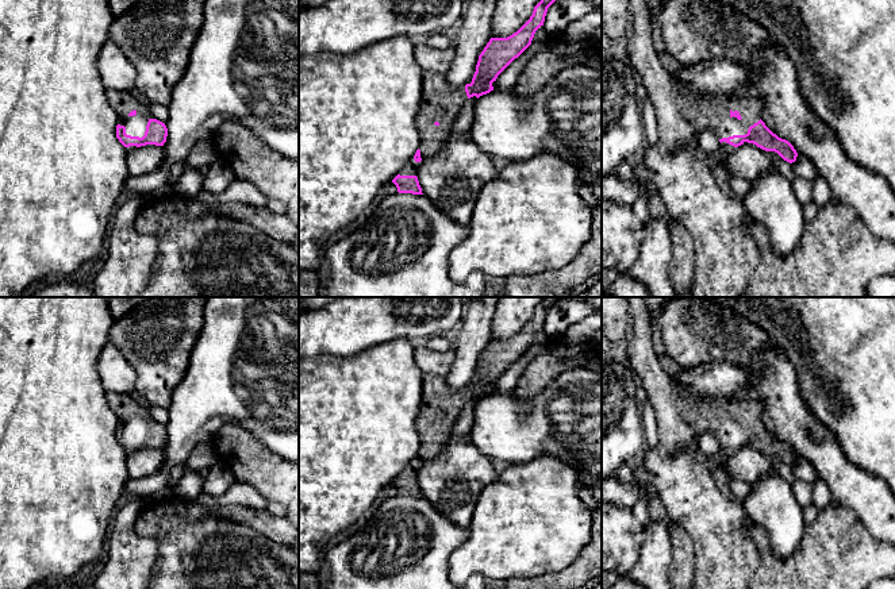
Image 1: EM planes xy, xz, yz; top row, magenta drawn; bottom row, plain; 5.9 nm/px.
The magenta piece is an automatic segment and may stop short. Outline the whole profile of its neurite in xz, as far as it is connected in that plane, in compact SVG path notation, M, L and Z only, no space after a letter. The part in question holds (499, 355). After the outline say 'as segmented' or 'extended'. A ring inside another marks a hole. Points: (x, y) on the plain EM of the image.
M543 297L541 304L534 309L530 322L516 335L507 340L491 340L479 358L476 374L470 386L456 390L449 388L442 377L433 373L423 373L422 403L415 420L416 432L419 435L419 449L415 458L392 482L399 496L423 497L416 480L418 470L425 462L438 454L453 436L453 427L464 407L473 399L479 401L480 399L493 393L492 385L496 384L498 378L531 347L535 334L543 328L548 311L561 299L562 297Z; extended

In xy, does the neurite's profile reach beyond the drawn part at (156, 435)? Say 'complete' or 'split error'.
split error

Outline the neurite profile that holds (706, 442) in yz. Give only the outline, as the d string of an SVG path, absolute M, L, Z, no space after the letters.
M704 432L696 438L696 449L707 455L718 457L721 444L712 434Z

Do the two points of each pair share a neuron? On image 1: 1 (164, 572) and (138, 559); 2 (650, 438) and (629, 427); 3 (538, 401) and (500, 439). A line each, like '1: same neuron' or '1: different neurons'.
1: different neurons
2: different neurons
3: same neuron

